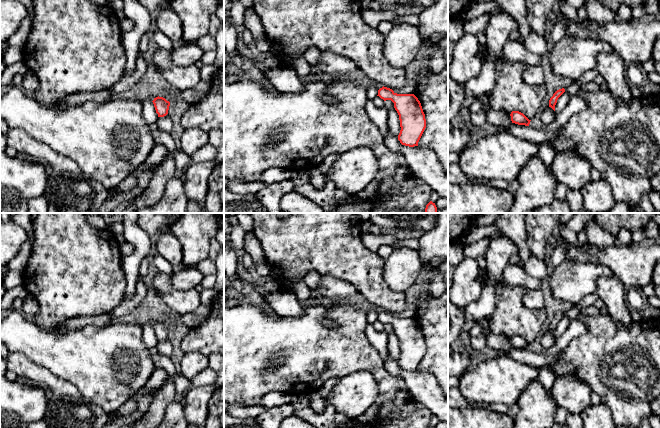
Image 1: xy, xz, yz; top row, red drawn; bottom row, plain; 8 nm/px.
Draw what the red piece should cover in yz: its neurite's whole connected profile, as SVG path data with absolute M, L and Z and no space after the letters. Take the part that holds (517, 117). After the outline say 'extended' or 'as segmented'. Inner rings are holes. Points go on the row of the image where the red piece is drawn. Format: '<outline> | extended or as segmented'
M512 111L510 116L511 116L512 123L515 123L518 125L529 126L530 121L531 121L523 113L519 111Z | as segmented

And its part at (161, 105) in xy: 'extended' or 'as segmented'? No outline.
as segmented

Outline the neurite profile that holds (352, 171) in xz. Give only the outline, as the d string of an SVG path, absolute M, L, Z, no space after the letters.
M361 146L340 154L329 169L327 178L333 183L335 189L341 189L350 195L355 195L367 189L376 173L376 157L370 148Z

